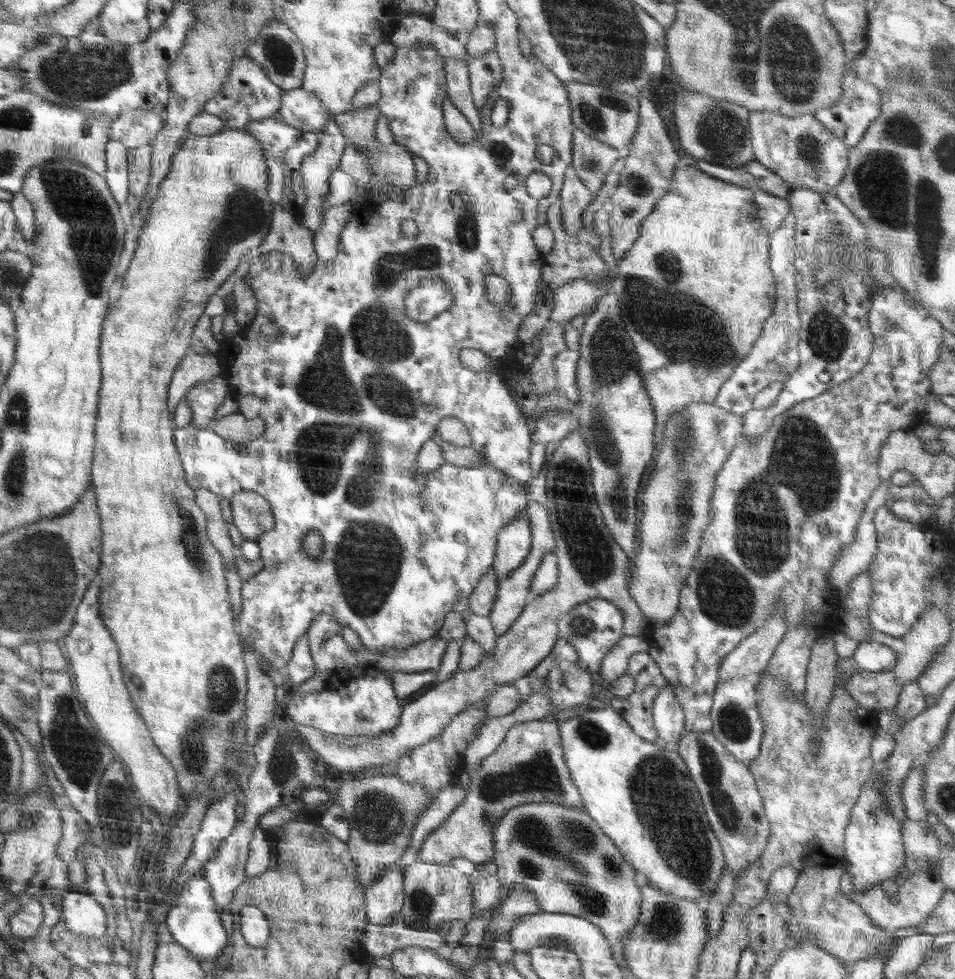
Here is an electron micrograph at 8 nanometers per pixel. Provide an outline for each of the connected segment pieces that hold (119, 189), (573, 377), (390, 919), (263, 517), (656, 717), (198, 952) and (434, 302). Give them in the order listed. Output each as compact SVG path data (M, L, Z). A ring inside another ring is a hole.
M112 140L112 144L108 144L108 172L104 171L102 175L106 178L115 200L120 204L126 203L129 193L126 158L126 146L122 146L118 140Z
M567 348L560 352L553 362L560 392L566 394L568 400L572 400L575 404L579 401L577 362L580 355L576 349Z
M392 865L378 879L365 888L366 917L369 924L390 925L395 923L403 908L403 872Z
M252 490L234 494L230 499L233 523L229 525L229 535L234 546L244 539L256 541L275 524L273 510L268 502Z
M671 684L658 693L653 703L653 725L657 736L668 742L668 745L681 738L684 734L685 714L678 705Z
M201 873L185 882L180 896L172 901L172 907L166 916L165 923L174 942L180 947L186 948L200 960L220 958L222 951L228 945L228 934L222 926L220 911L214 904L211 886Z
M424 279L404 297L405 313L421 324L452 308L451 288L440 279Z

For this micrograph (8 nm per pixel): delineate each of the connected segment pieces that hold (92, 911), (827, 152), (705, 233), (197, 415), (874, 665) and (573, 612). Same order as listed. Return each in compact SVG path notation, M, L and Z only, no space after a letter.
M72 890L63 895L62 907L64 926L72 936L103 937L107 928L106 914L92 896Z
M750 111L749 131L753 160L781 176L792 189L804 187L833 193L843 179L849 146L816 120L813 114L788 117L774 111Z
M680 164L675 168L668 192L656 203L652 212L644 219L640 236L634 241L633 247L628 249L626 256L616 265L616 271L611 290L618 297L622 324L632 339L639 360L639 372L655 412L655 444L658 445L664 424L671 414L681 411L688 404L695 402L712 403L720 387L730 378L734 368L750 352L753 343L760 338L764 321L774 312L775 278L769 267L769 237L770 234L762 228L761 218L757 213L753 190L737 184L724 182L716 177L702 172L698 167Z
M218 376L215 380L200 382L188 391L185 400L192 411L192 426L207 428L210 421L216 418L216 410L231 392L227 379Z
M870 640L859 643L851 657L854 658L860 670L875 673L884 673L890 670L897 661L892 643L885 645Z
M588 599L571 608L557 620L558 637L576 649L578 666L594 674L601 669L605 654L625 635L623 622L624 613L609 600Z

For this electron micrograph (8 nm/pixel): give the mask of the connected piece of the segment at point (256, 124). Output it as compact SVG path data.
M272 116L253 120L243 130L255 136L263 146L269 172L268 198L277 206L297 213L300 206L307 202L301 177L301 162L319 145L317 136L312 132L294 128L283 121L278 122Z

